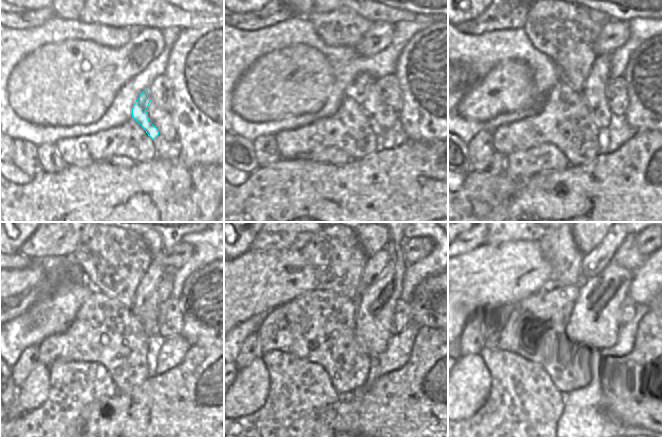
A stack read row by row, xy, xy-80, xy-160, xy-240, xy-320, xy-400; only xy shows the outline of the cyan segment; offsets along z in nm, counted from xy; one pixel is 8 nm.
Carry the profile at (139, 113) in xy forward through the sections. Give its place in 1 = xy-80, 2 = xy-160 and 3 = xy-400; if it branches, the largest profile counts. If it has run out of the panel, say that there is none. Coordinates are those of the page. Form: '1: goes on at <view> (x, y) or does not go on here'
1: goes on at xy-80 (358, 90)
2: goes on at xy-160 (565, 32)
3: goes on at xy-400 (559, 248)

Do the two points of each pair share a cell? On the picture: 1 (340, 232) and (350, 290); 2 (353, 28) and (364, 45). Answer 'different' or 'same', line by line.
1: same
2: different

